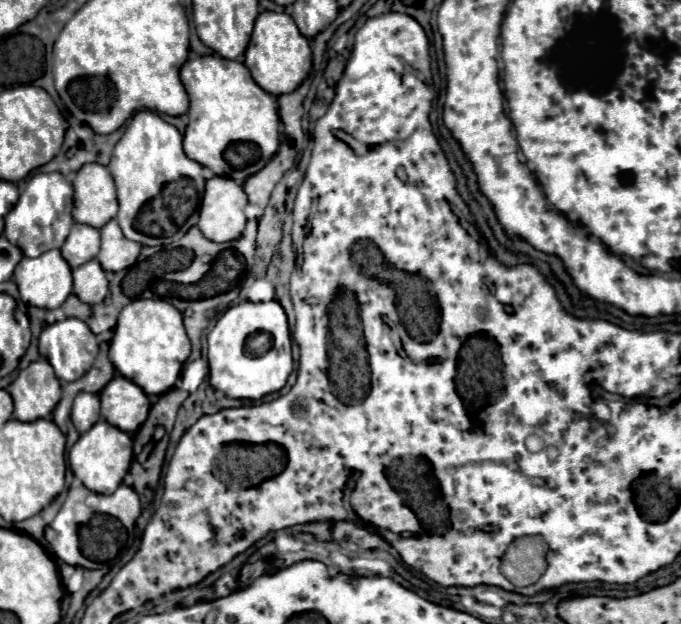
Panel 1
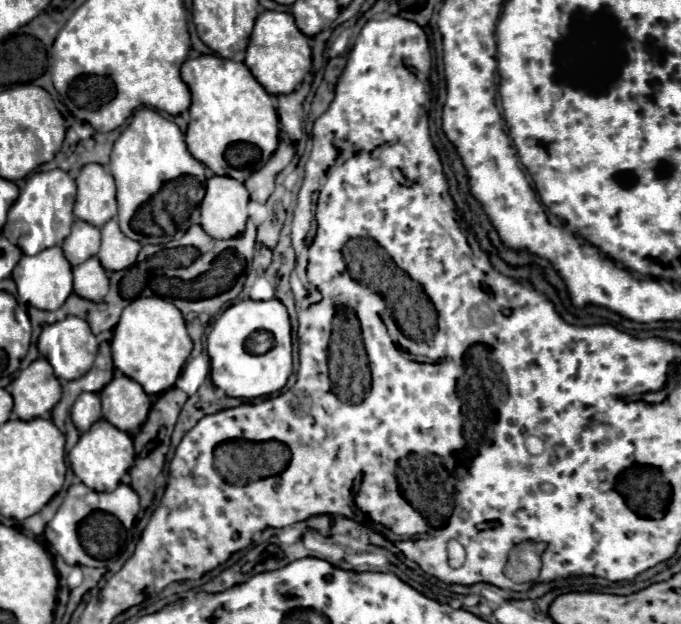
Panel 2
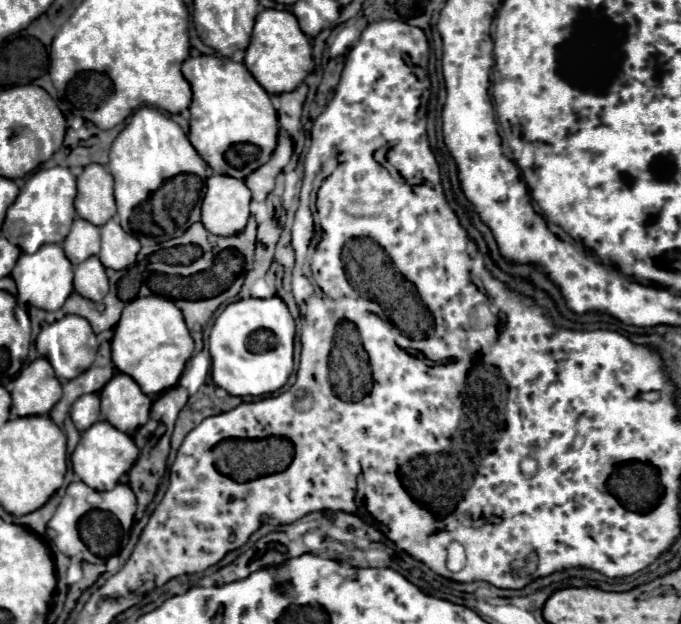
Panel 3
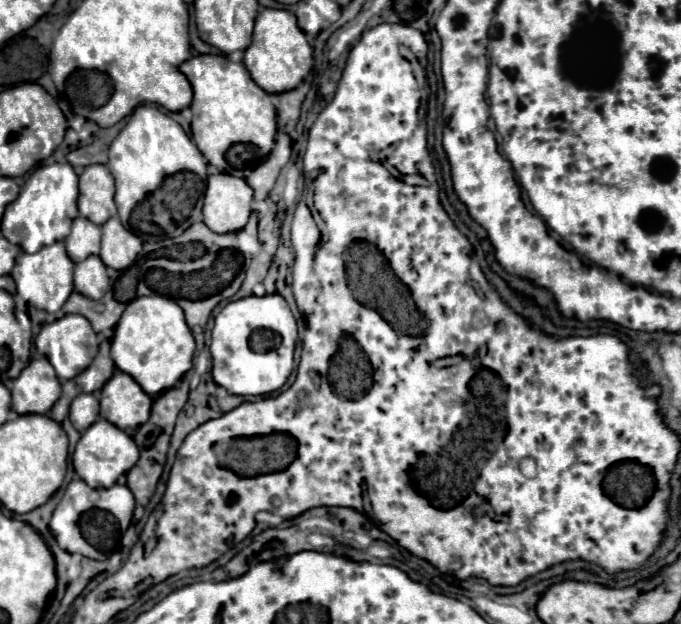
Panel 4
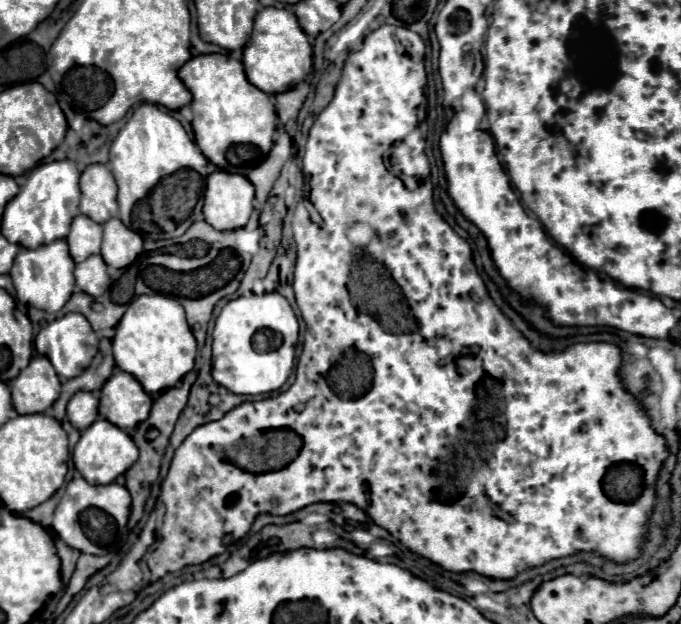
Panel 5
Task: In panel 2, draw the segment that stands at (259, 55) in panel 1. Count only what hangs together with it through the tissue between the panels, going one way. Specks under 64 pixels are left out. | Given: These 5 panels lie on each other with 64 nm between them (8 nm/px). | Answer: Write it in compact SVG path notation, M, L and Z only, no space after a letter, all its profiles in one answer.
M264 10L256 18L244 64L250 68L252 76L256 76L256 80L260 82L260 86L264 86L268 94L290 94L312 68L312 52L308 46L308 38L296 28L294 16L288 12Z

